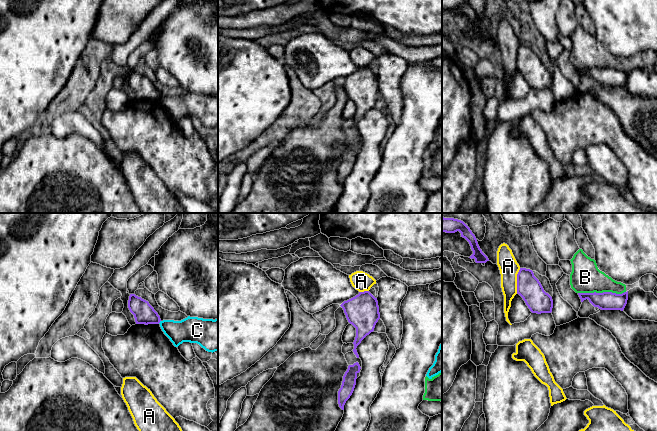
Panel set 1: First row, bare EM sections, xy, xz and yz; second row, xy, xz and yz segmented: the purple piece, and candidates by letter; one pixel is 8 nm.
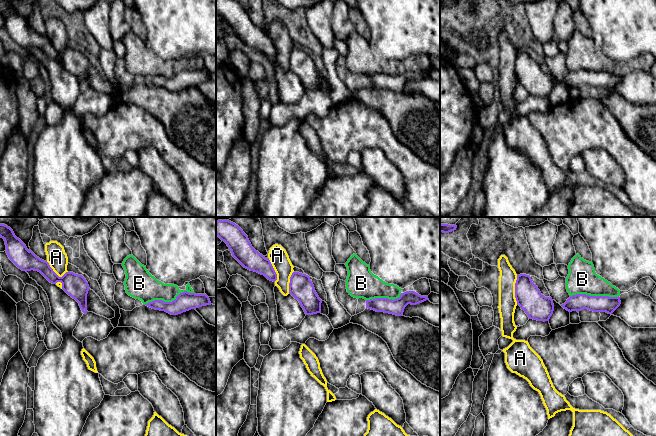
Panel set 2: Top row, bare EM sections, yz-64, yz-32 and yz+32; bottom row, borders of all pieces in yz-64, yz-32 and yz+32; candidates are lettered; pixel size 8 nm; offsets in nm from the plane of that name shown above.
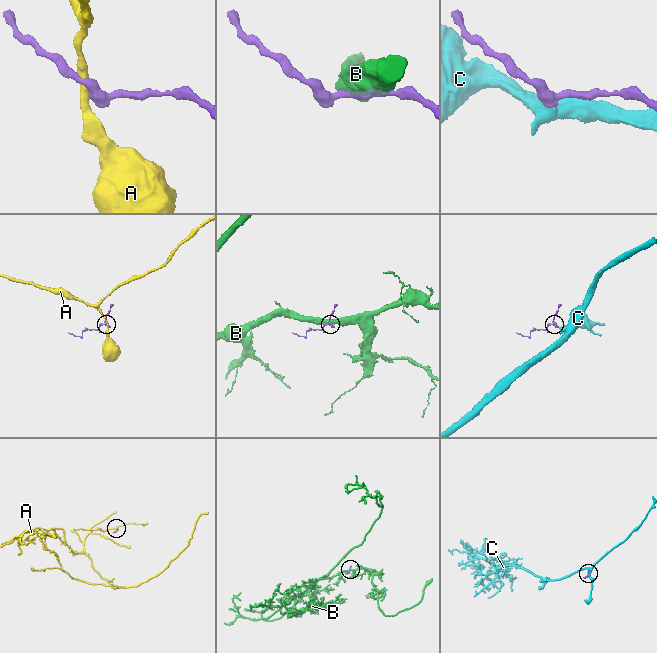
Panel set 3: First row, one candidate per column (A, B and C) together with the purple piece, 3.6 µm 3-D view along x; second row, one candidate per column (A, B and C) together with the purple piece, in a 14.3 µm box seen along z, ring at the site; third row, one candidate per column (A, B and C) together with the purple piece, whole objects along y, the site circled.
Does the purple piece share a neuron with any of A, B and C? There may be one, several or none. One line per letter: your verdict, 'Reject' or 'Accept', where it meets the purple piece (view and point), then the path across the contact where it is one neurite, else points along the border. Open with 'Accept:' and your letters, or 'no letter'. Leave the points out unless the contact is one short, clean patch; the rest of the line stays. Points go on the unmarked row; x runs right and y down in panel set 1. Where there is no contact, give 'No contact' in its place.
Accept: no letter
A: Reject. Touches purple at yz (517, 57)
B: Reject. Touches purple at yz (601, 69)
C: Reject. Touches purple at xy (159, 98). Boundary: xy (160, 96), (158, 99)

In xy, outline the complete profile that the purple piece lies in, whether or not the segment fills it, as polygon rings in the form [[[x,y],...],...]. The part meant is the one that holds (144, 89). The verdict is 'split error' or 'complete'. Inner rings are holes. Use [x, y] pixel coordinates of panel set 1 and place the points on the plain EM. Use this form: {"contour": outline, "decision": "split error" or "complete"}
{"contour": [[[130,70],[128,84],[134,91],[136,100],[159,100],[161,97],[160,92],[149,78],[135,70]]], "decision": "complete"}

